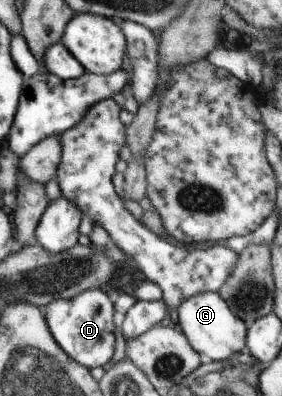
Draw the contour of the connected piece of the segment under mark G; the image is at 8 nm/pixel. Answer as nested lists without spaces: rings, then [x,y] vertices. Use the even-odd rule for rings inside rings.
[[[218,293],[195,294],[177,308],[177,313],[182,332],[203,361],[231,360],[246,349],[247,324],[230,310]]]

